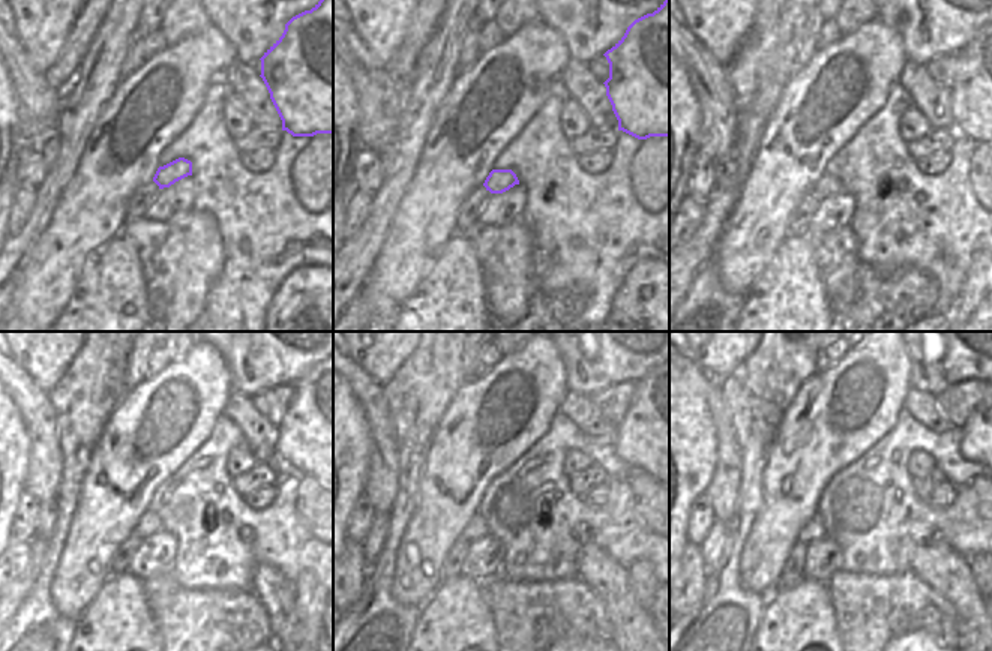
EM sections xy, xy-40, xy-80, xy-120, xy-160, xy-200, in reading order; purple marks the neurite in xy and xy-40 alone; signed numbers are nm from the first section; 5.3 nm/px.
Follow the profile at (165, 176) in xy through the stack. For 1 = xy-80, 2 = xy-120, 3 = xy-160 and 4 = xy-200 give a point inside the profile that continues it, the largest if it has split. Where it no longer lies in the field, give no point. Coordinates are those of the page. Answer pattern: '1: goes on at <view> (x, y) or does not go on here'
1: goes on at xy-80 (826, 186)
2: goes on at xy-120 (149, 522)
3: goes on at xy-160 (476, 528)
4: goes on at xy-200 (814, 530)

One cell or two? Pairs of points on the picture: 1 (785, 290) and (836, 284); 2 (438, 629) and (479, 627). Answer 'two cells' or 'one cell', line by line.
1: two cells
2: one cell

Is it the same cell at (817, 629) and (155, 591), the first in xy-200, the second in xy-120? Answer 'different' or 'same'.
different

